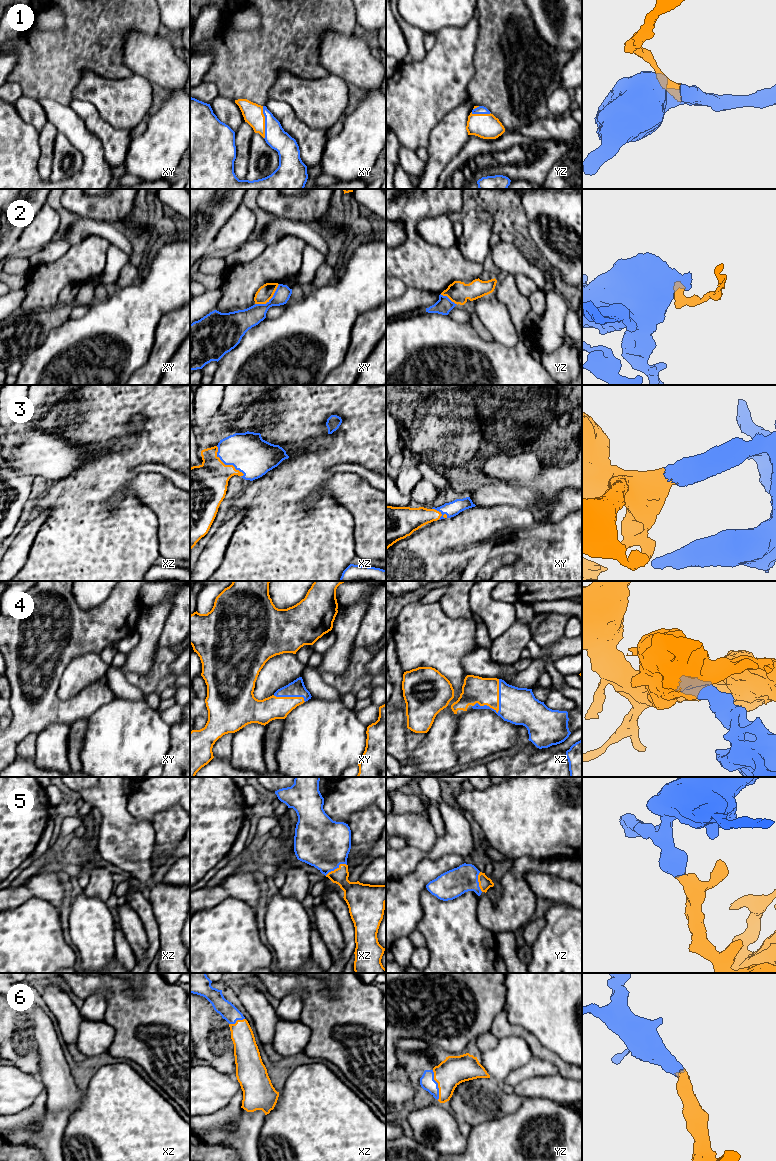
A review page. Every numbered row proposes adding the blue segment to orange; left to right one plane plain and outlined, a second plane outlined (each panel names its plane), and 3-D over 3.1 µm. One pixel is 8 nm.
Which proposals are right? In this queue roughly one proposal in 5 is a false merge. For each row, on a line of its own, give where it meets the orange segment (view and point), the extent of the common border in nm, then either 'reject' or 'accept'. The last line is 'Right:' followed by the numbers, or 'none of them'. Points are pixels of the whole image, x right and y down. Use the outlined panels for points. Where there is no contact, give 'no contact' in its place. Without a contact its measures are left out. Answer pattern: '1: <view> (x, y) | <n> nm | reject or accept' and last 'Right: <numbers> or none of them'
1: xy (264, 122) | 260 nm | accept
2: xy (269, 299) | 260 nm | reject
3: xz (226, 465) | 320 nm | accept
4: xz (498, 708) | 320 nm | accept
5: xz (335, 869) | 200 nm | accept
6: yz (438, 1085) | 240 nm | accept
Right: 1, 3, 4, 5, 6

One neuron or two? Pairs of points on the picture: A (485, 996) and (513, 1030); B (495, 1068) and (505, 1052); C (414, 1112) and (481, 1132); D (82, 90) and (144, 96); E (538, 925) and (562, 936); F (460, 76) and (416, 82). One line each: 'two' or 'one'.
A: two
B: one
C: two
D: one
E: two
F: one

